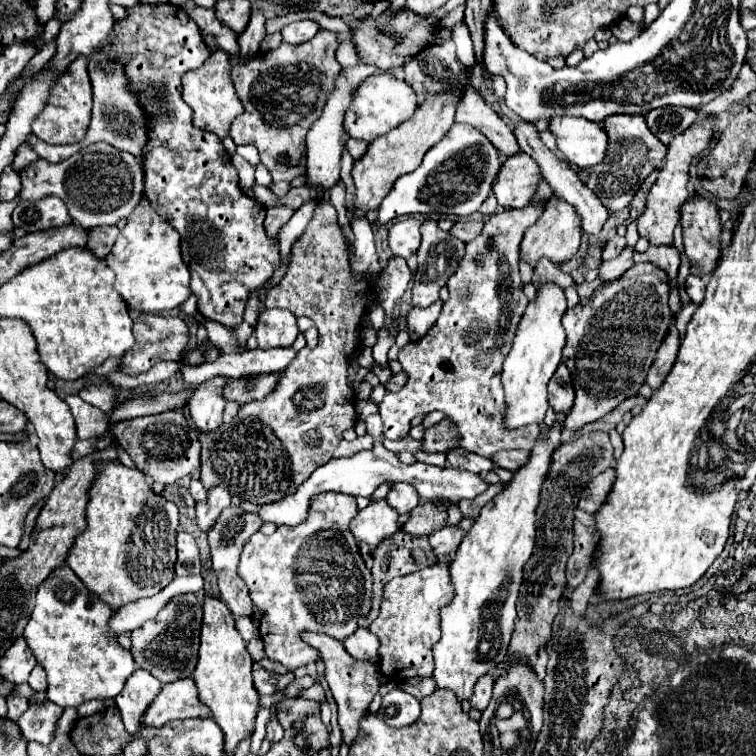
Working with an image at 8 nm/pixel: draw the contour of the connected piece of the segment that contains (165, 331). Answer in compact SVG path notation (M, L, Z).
M140 314L132 322L132 332L136 336L136 344L120 358L120 372L136 376L150 370L156 362L174 360L182 362L188 346L188 326L178 316L158 316L158 314Z

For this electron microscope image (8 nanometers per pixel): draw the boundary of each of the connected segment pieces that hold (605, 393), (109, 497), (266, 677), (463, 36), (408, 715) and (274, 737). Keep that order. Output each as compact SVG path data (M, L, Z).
M636 264L624 276L616 278L616 282L604 282L588 300L578 302L574 308L564 312L562 324L566 328L568 340L562 350L562 362L568 366L574 382L574 406L564 418L564 430L580 430L584 424L594 422L614 410L622 400L636 396L640 386L646 380L648 368L656 358L656 350L674 322L674 316L668 306L668 276L656 264Z
M100 460L88 490L86 520L88 528L84 534L80 534L80 538L76 538L76 546L70 550L66 564L76 572L78 578L82 578L88 590L96 592L108 606L118 610L120 606L142 596L154 596L174 580L178 506L166 500L162 494L156 494L148 476L144 476L140 470L124 466L120 460Z
M254 670L254 686L260 692L260 696L266 694L274 694L278 690L278 682L276 682L276 674L270 670Z
M460 22L460 24L452 26L452 40L456 44L458 60L466 66L466 70L472 70L476 64L476 58L474 58L474 48L472 48L472 40L470 40L466 24Z
M394 688L382 696L382 706L378 714L388 726L408 726L420 716L420 700L400 688Z
M270 718L266 724L266 738L270 742L278 742L282 738L282 726L276 722L276 718Z

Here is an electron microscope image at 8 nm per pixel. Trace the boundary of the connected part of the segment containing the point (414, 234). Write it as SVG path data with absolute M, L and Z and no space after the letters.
M406 218L400 222L394 222L388 228L388 244L394 256L408 258L412 256L420 246L420 222L414 218Z

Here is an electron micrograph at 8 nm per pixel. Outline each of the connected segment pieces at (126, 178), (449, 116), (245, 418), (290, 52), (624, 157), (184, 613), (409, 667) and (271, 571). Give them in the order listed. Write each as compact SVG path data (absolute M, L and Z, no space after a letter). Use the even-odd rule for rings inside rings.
M94 142L58 164L38 158L20 172L20 178L20 198L36 200L48 194L56 194L66 202L72 220L88 230L102 224L116 224L118 220L128 218L140 202L144 188L144 170L140 160L130 152L108 146L106 142Z
M448 90L440 94L428 94L426 100L416 108L412 118L396 126L394 130L382 134L374 142L368 144L366 154L354 162L352 166L352 180L354 180L354 216L356 218L366 218L370 210L378 210L382 198L392 190L396 178L414 172L426 150L430 150L436 142L444 138L444 134L450 130L454 124L454 110L456 110L456 98L460 98L460 90Z
M320 200L306 230L292 244L288 272L284 274L280 284L268 292L266 300L266 308L284 308L290 310L296 317L310 316L318 328L318 346L302 348L280 374L276 388L264 400L252 400L242 404L236 418L230 424L224 424L224 430L216 432L196 430L198 442L202 446L200 482L204 484L206 490L214 486L226 486L232 498L244 502L252 504L278 502L280 498L292 494L292 490L296 490L312 474L312 470L326 464L332 458L334 448L340 444L342 432L356 424L354 390L348 386L348 358L352 356L356 342L360 342L362 320L370 304L370 284L366 278L354 278L348 258L350 250L346 248L342 232L338 228L336 210L326 200Z
M320 30L304 44L288 46L282 42L276 50L262 52L246 64L232 66L232 82L244 114L232 122L230 138L236 144L254 144L260 152L260 162L268 168L274 182L292 182L304 174L306 132L320 118L336 74L342 68L336 60L336 48L336 34Z
M614 114L602 122L602 128L608 136L606 156L600 164L592 168L580 168L578 176L600 198L608 212L620 212L630 206L646 176L664 164L666 146L648 130L646 120L640 114Z
M180 594L174 596L154 620L144 622L140 628L132 632L132 656L138 664L138 668L148 670L152 676L156 676L162 684L174 682L180 678L188 678L198 662L198 642L200 642L200 624L202 624L202 602L196 598L196 594ZM186 646L194 646L192 654L184 654L184 650L190 650Z
M440 560L434 566L392 578L384 586L380 614L368 626L368 630L380 640L380 672L392 682L414 676L432 676L434 672L432 646L440 640L440 610L454 598L448 566L448 560Z
M324 492L316 494L310 502L308 518L298 526L278 526L274 534L266 536L262 532L252 534L252 538L244 544L238 574L246 582L250 590L250 598L260 608L260 638L264 642L264 652L268 658L282 662L288 670L298 666L318 662L320 656L306 642L302 642L300 632L316 630L330 634L332 638L344 640L358 628L358 618L366 616L370 610L372 596L372 574L366 568L358 546L348 530L348 522L356 516L356 500L348 494L340 492Z

